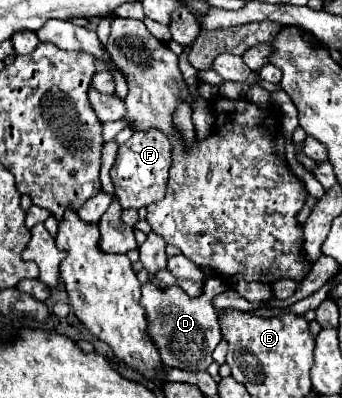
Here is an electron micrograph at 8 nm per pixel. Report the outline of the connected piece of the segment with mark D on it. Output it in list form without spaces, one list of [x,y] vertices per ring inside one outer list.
[[[154,282],[142,284],[140,304],[146,308],[146,316],[150,322],[150,338],[160,350],[166,366],[200,372],[212,364],[212,352],[222,340],[212,300],[214,294],[206,292],[200,298],[188,298],[188,294],[184,294],[178,286],[168,286],[162,290]]]

